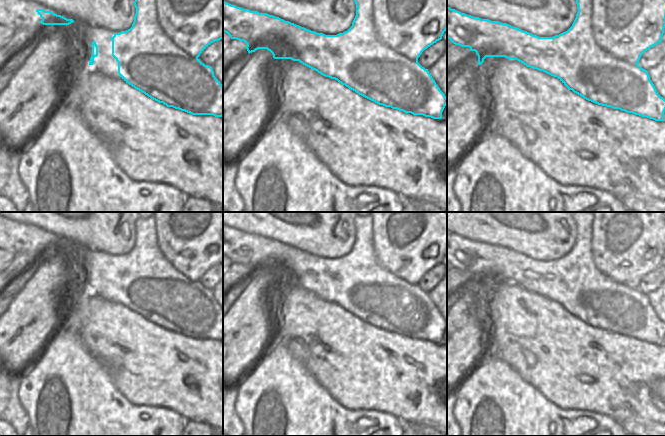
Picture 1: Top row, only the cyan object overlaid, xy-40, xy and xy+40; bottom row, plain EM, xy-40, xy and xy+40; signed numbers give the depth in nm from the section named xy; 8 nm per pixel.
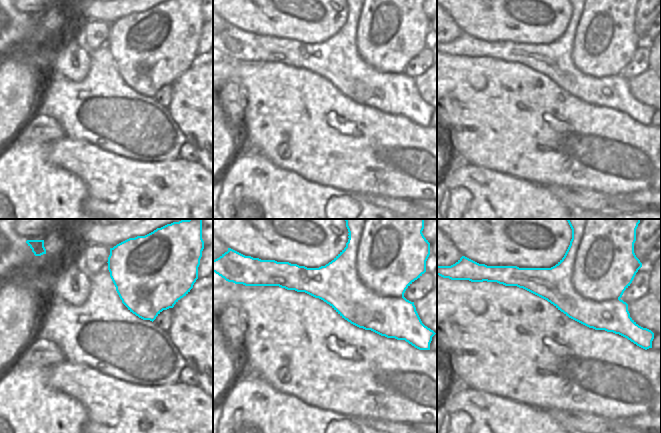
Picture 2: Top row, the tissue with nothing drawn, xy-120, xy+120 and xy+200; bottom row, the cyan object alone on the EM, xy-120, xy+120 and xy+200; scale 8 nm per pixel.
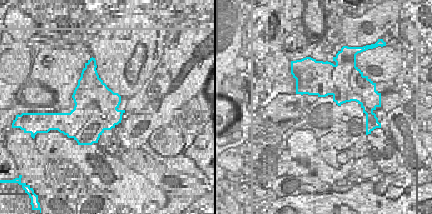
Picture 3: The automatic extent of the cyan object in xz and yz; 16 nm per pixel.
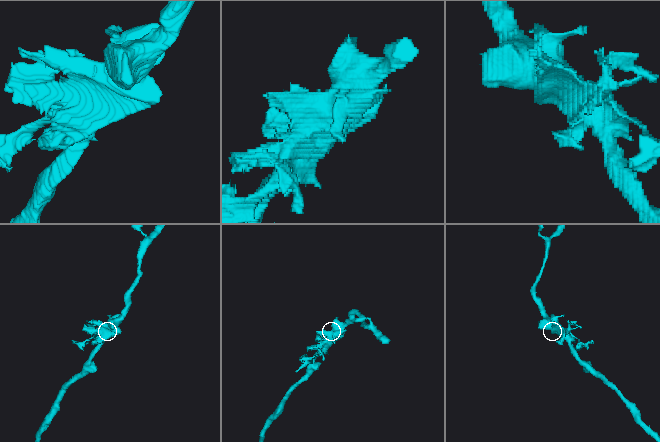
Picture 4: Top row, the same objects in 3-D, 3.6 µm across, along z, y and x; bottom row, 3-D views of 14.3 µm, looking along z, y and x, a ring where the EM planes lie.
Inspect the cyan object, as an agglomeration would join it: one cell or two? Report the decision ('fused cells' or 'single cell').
fused cells

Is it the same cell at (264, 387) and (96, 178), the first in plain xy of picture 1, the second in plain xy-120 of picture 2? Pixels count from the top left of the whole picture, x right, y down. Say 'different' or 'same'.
same

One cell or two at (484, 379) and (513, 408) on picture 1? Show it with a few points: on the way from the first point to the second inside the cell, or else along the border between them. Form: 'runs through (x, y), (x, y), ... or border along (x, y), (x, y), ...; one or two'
runs through (491, 386), (506, 401); one

